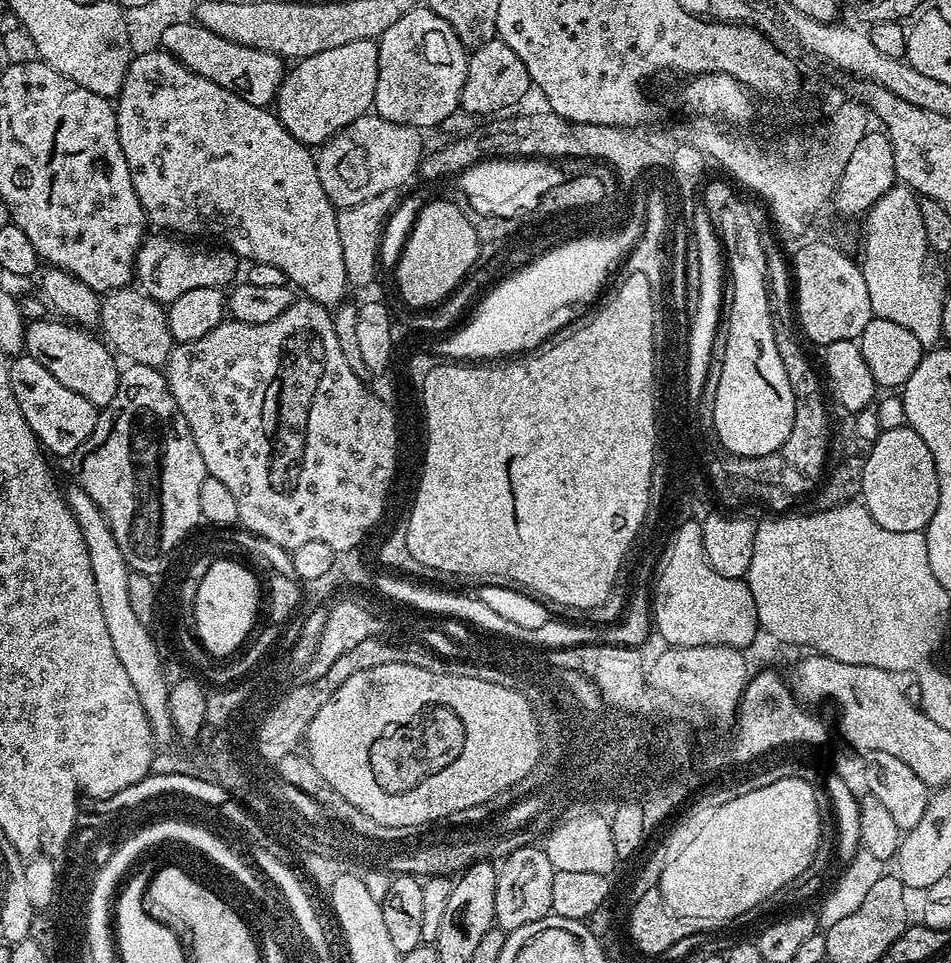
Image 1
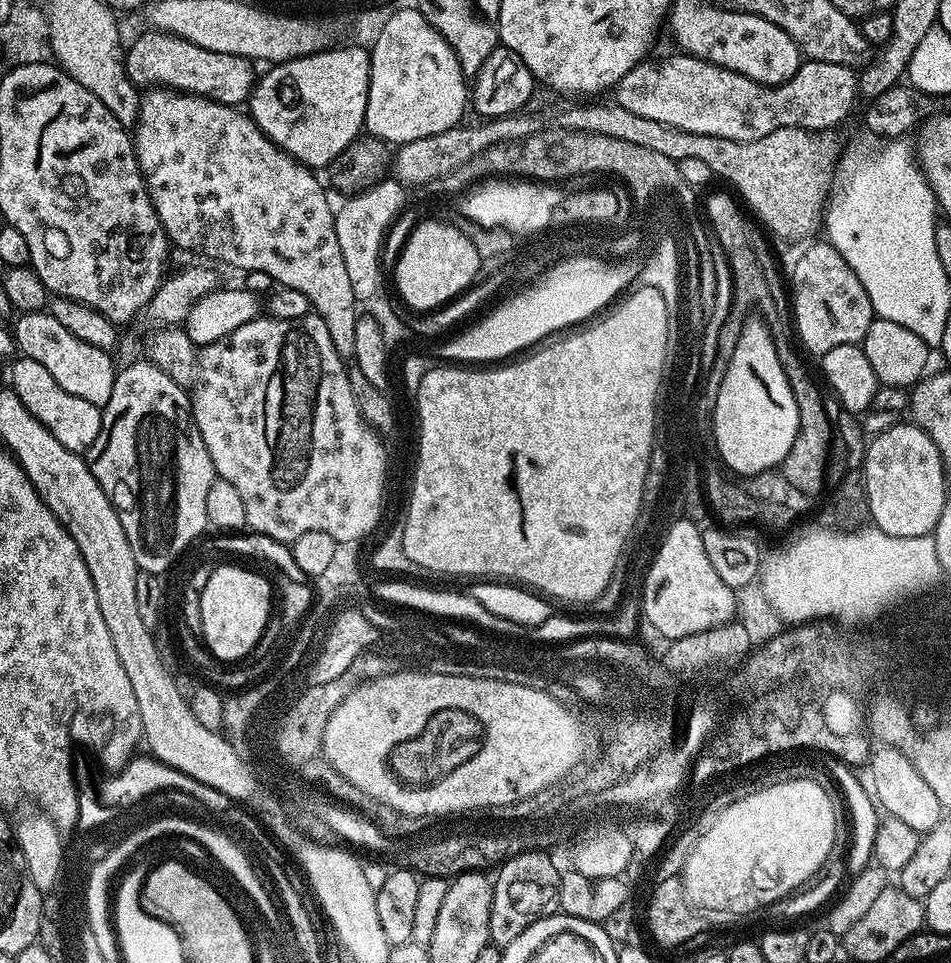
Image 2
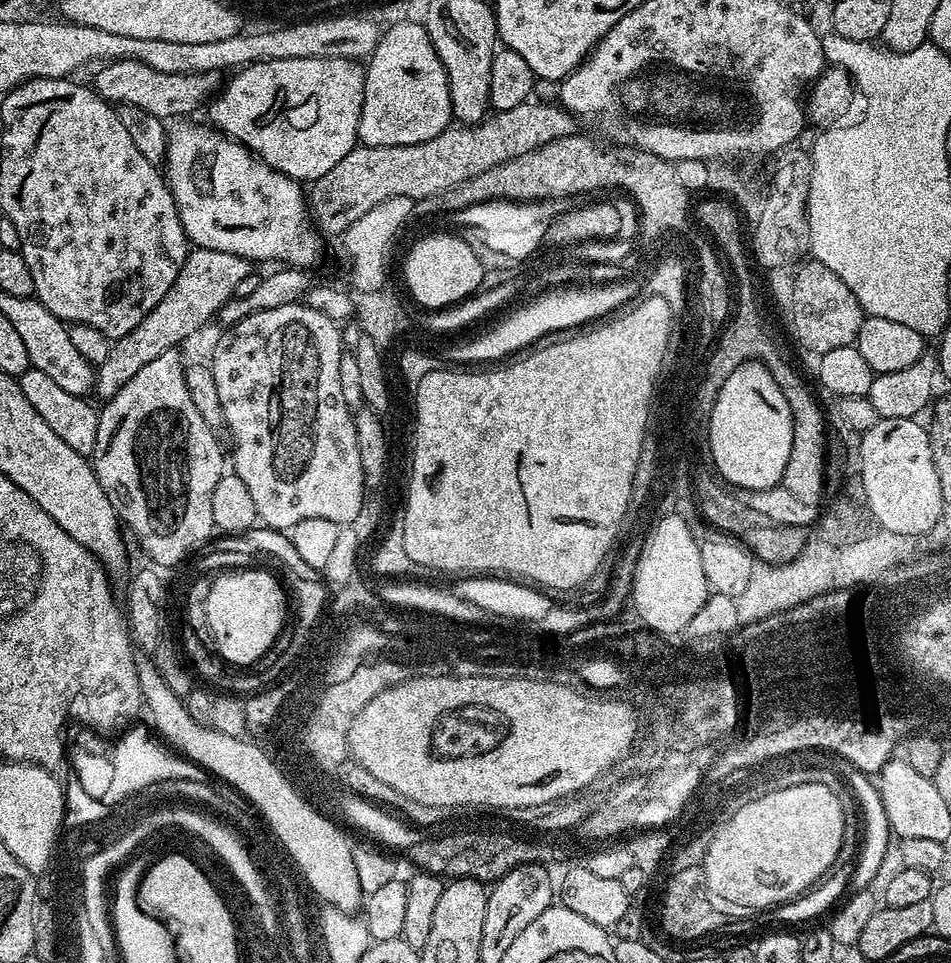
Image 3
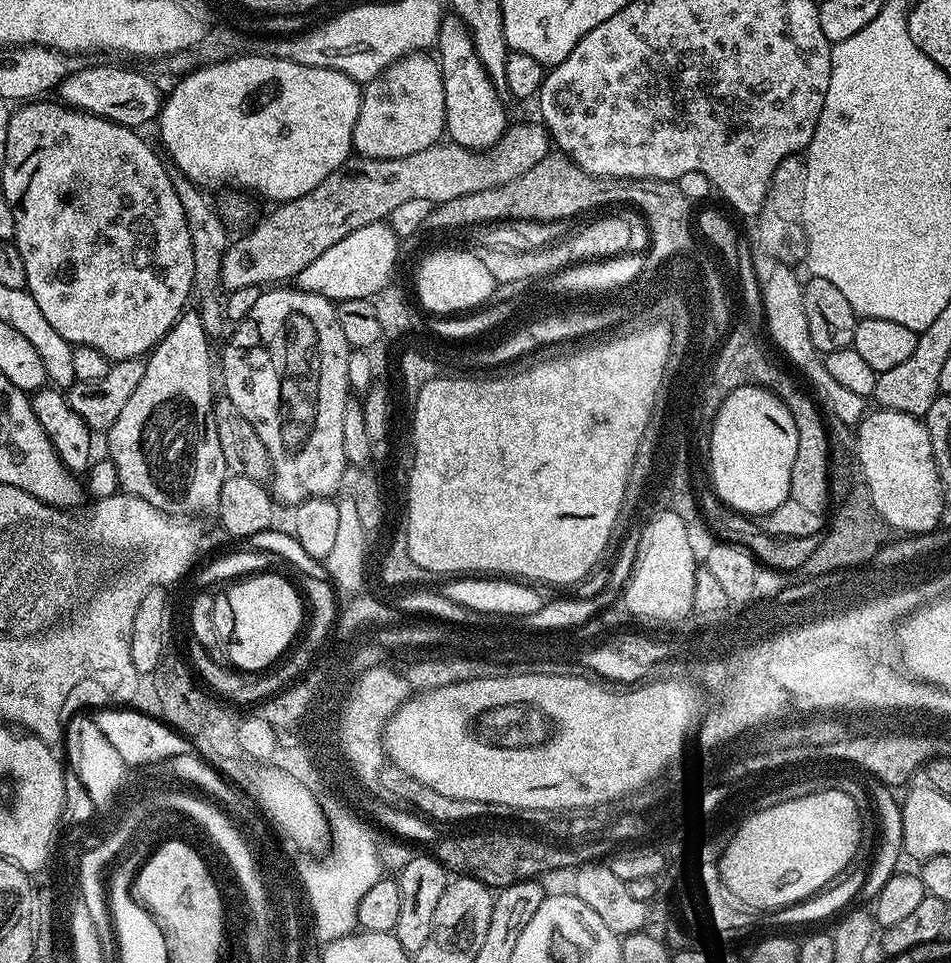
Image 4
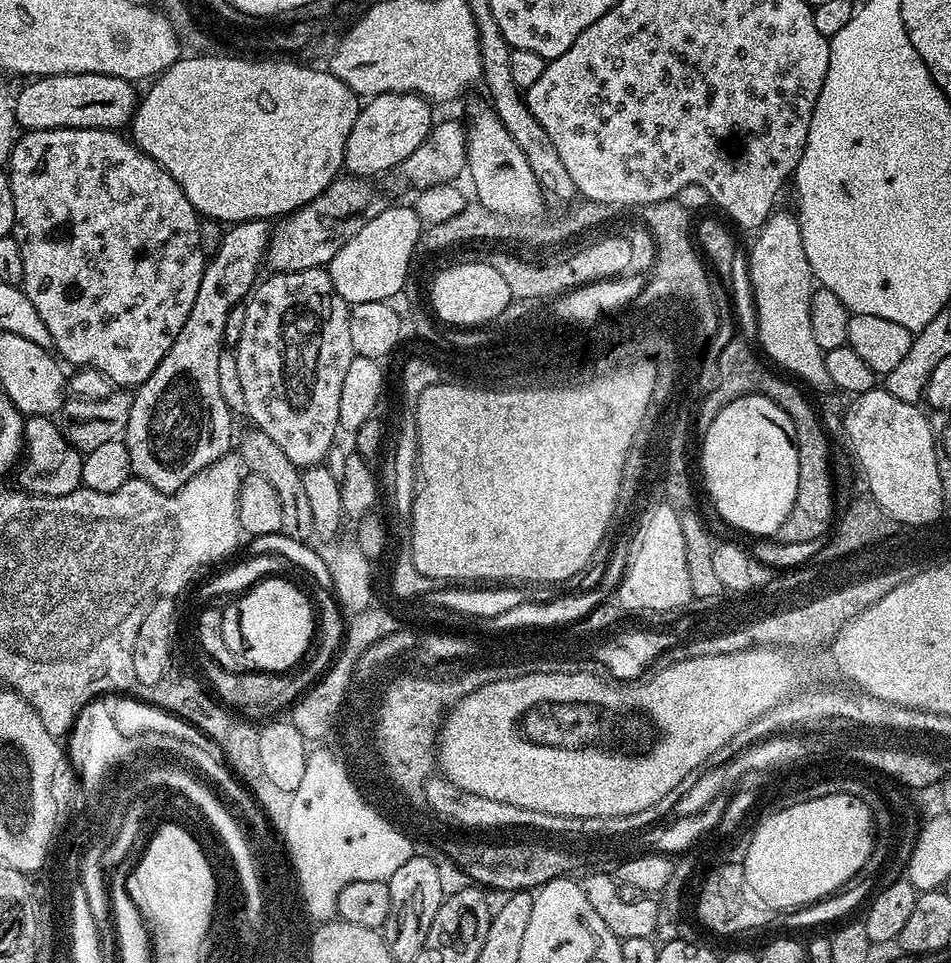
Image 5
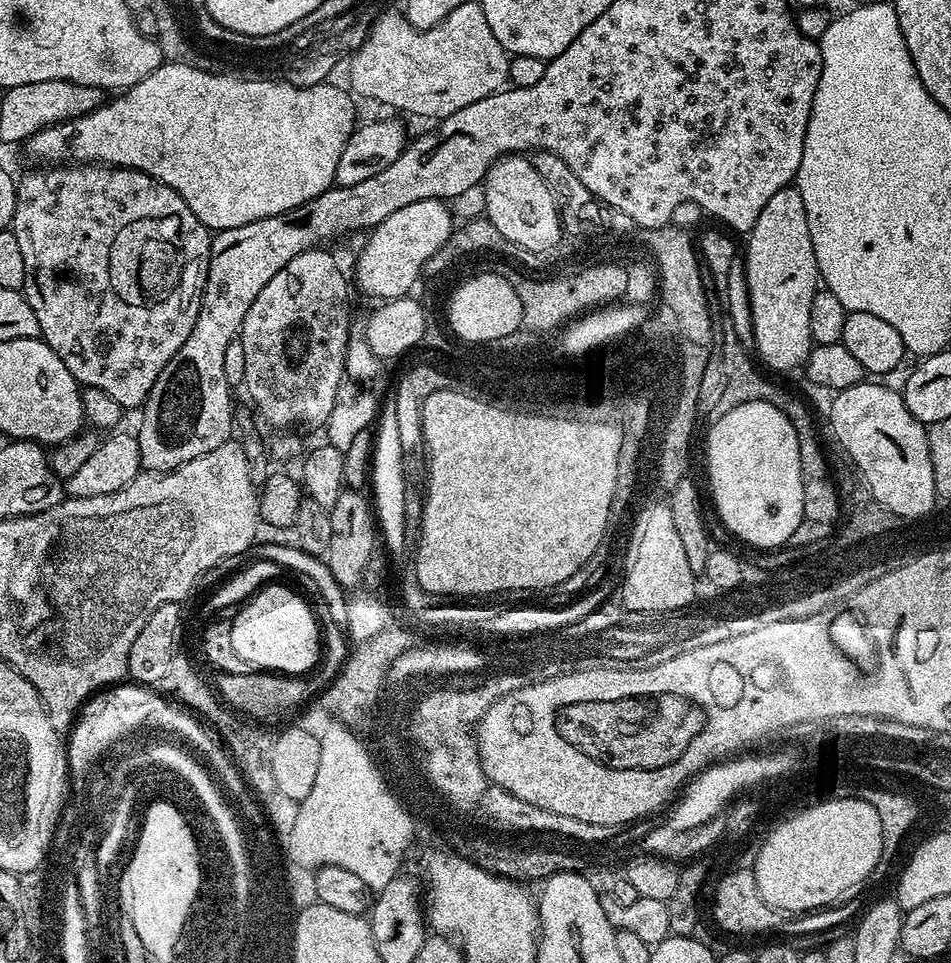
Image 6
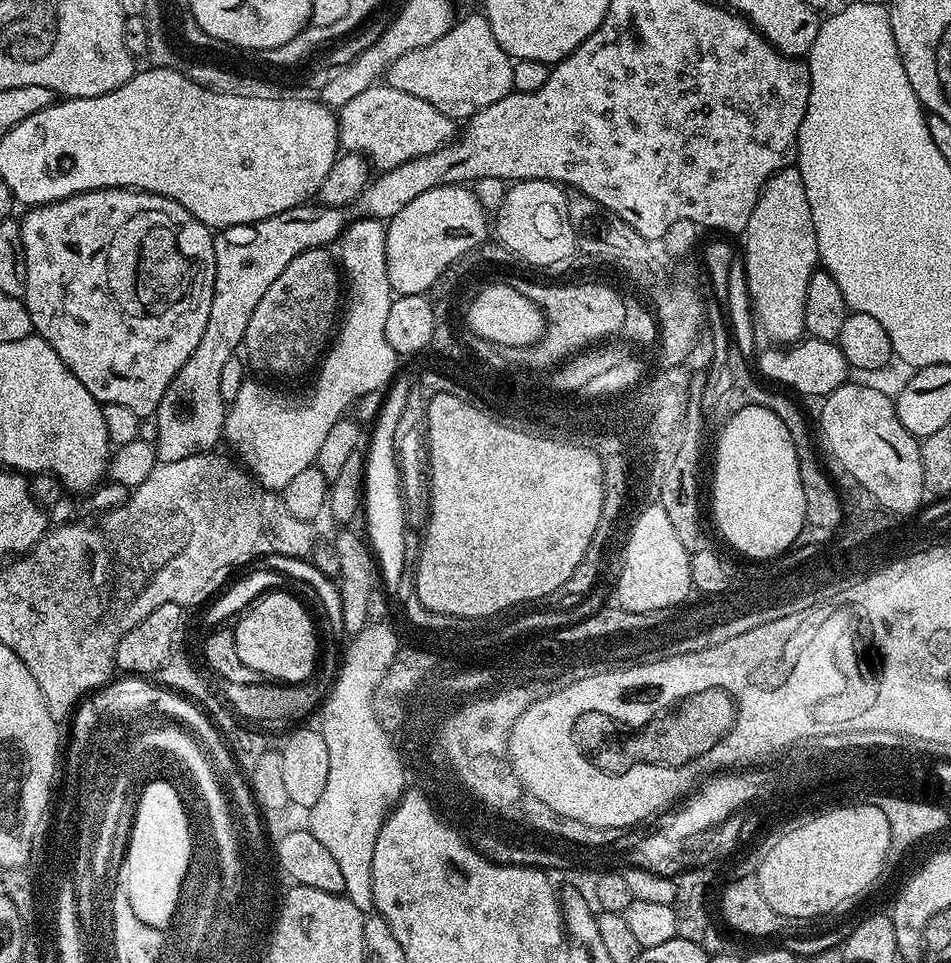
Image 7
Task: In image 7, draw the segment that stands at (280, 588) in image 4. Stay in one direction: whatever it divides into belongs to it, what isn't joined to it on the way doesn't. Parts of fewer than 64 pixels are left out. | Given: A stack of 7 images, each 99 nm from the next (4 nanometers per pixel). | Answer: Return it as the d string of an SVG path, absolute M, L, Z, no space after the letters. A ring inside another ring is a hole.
M273 590L261 596L234 624L238 655L245 666L276 682L299 684L307 681L311 677L308 675L318 668L316 632L308 614L309 609L304 609L284 590Z

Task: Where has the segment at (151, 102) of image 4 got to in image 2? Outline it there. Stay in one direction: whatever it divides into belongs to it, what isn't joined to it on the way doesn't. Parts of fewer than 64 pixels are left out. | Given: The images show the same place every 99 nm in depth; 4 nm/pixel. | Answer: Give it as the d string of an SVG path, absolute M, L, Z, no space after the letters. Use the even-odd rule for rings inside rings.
M147 30L132 45L127 45L124 54L128 79L137 86L163 86L168 90L204 96L219 104L240 106L251 96L254 87L253 61L238 54L218 54L218 50L206 50L172 36L168 32Z

